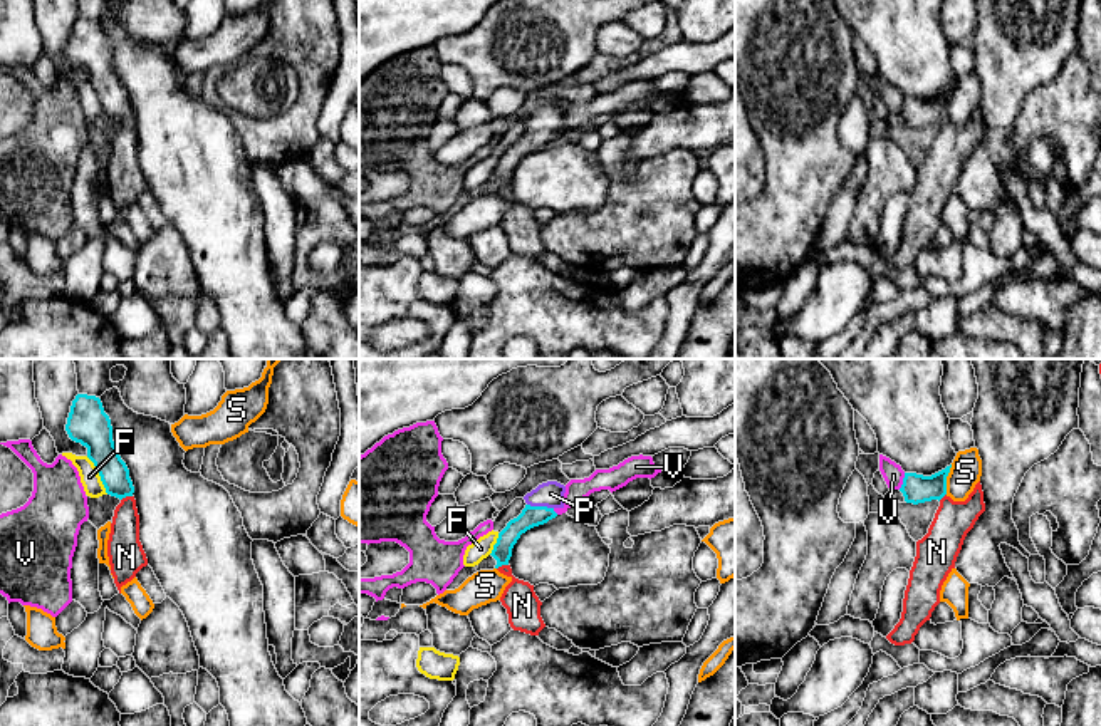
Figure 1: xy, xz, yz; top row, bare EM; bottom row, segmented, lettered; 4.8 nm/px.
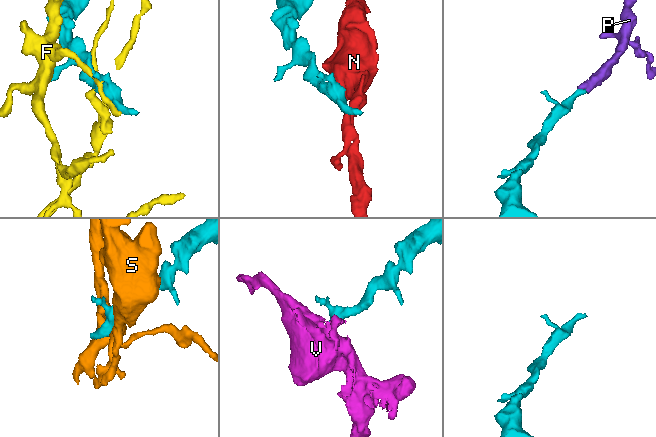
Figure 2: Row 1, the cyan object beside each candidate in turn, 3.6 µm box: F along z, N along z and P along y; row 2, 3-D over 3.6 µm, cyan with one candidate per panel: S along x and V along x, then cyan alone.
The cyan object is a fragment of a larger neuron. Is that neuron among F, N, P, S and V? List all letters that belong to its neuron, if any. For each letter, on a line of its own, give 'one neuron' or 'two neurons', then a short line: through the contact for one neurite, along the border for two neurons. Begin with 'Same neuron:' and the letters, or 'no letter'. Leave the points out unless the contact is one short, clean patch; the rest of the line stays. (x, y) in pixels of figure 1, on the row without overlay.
Same neuron: P
F: two neurons
N: two neurons; line xy (131, 119), (121, 124)
P: one neuron; line xz (531, 141), (541, 131), (551, 118)
S: two neurons; line yz (952, 89), (947, 99), (945, 118)
V: two neurons

